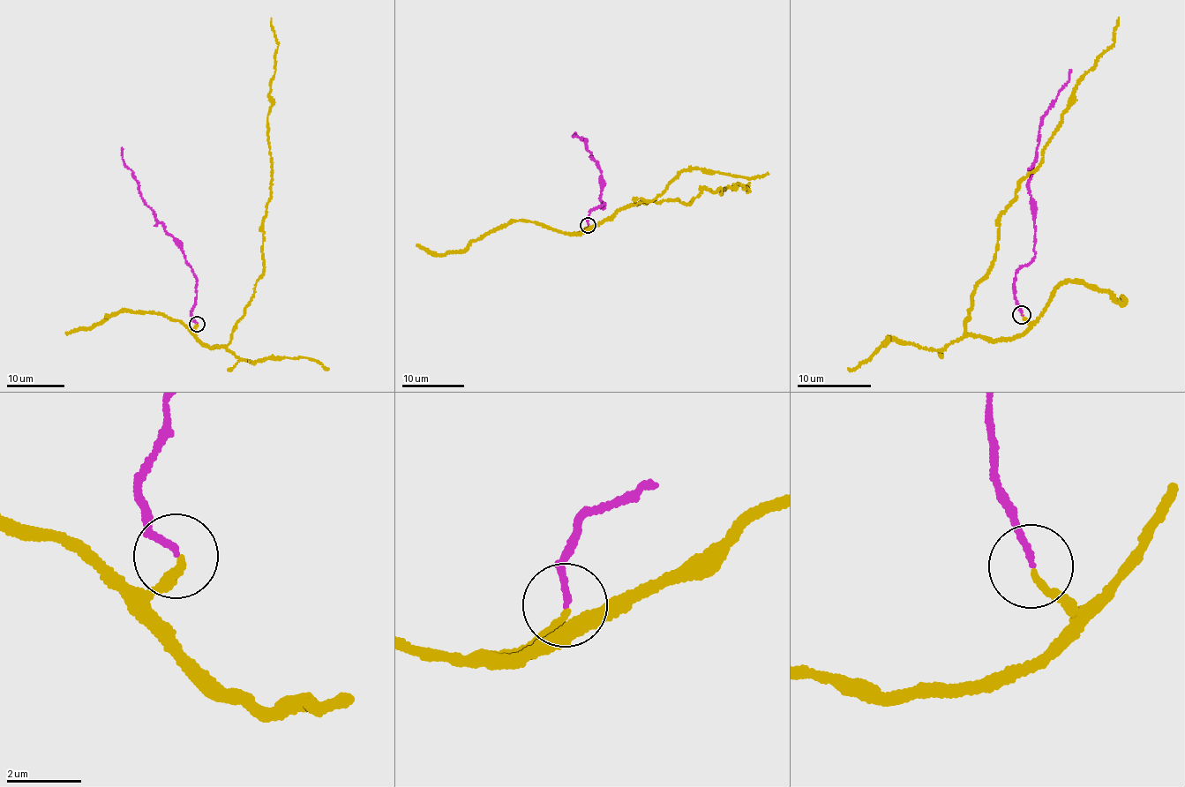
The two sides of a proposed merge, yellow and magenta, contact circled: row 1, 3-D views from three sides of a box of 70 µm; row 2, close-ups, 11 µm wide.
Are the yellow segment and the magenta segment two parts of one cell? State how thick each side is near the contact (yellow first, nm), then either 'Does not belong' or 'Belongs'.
Thickness 190 nm (yellow) against 150 nm. Belongs

